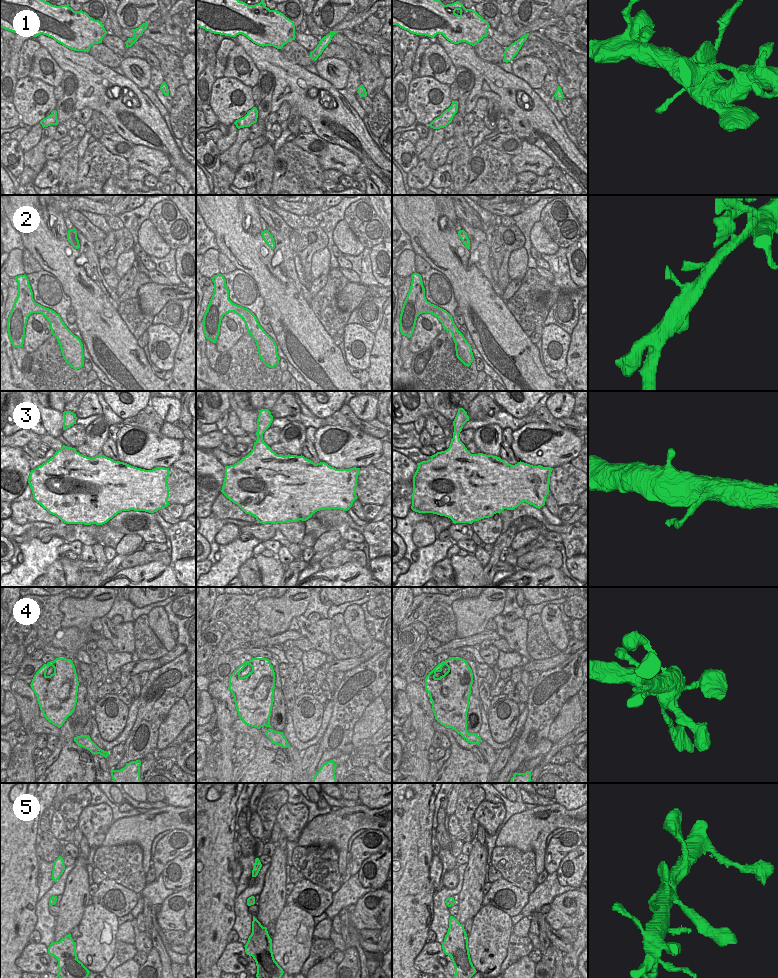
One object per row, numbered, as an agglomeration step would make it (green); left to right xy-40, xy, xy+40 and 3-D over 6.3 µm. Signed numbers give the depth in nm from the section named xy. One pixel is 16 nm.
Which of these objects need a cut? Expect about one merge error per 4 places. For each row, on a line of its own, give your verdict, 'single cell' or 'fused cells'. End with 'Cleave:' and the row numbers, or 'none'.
1: single cell
2: single cell
3: single cell
4: single cell
5: single cell
Cleave: none

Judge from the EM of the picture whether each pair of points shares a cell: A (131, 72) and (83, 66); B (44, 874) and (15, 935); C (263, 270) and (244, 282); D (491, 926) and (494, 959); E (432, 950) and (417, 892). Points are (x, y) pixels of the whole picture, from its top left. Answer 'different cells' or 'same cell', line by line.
A: different cells
B: different cells
C: different cells
D: same cell
E: different cells

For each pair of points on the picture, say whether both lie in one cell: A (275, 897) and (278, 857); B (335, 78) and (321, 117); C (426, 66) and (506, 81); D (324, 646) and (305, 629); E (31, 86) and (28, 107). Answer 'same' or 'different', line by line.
A: same
B: different
C: different
D: same
E: same

